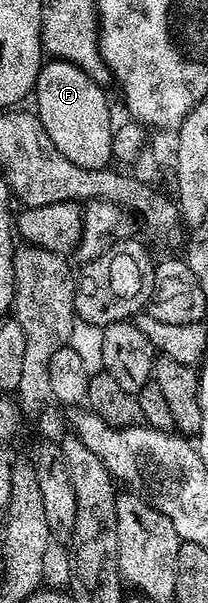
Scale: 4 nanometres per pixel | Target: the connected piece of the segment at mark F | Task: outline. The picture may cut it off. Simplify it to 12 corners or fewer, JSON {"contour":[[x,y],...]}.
{"contour":[[81,67],[40,68],[35,114],[82,169],[113,162],[105,88]]}

